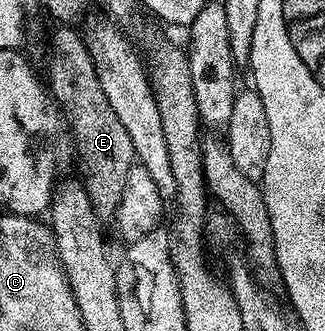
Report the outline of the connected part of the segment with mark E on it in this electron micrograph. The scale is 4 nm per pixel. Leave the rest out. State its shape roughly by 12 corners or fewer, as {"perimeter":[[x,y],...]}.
{"perimeter":[[50,39],[48,90],[96,205],[116,205],[136,165],[86,40]]}

